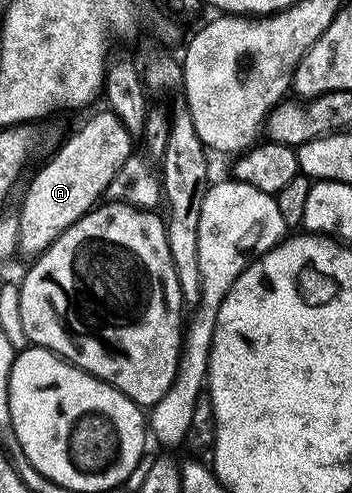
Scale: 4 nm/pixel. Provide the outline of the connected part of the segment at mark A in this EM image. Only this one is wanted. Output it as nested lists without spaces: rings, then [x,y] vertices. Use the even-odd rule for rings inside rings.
[[[112,112],[104,113],[95,115],[78,134],[71,135],[62,144],[61,151],[30,184],[17,218],[17,248],[29,260],[43,257],[76,222],[93,213],[98,203],[106,197],[117,173],[125,167],[129,158],[134,157],[134,135]]]

